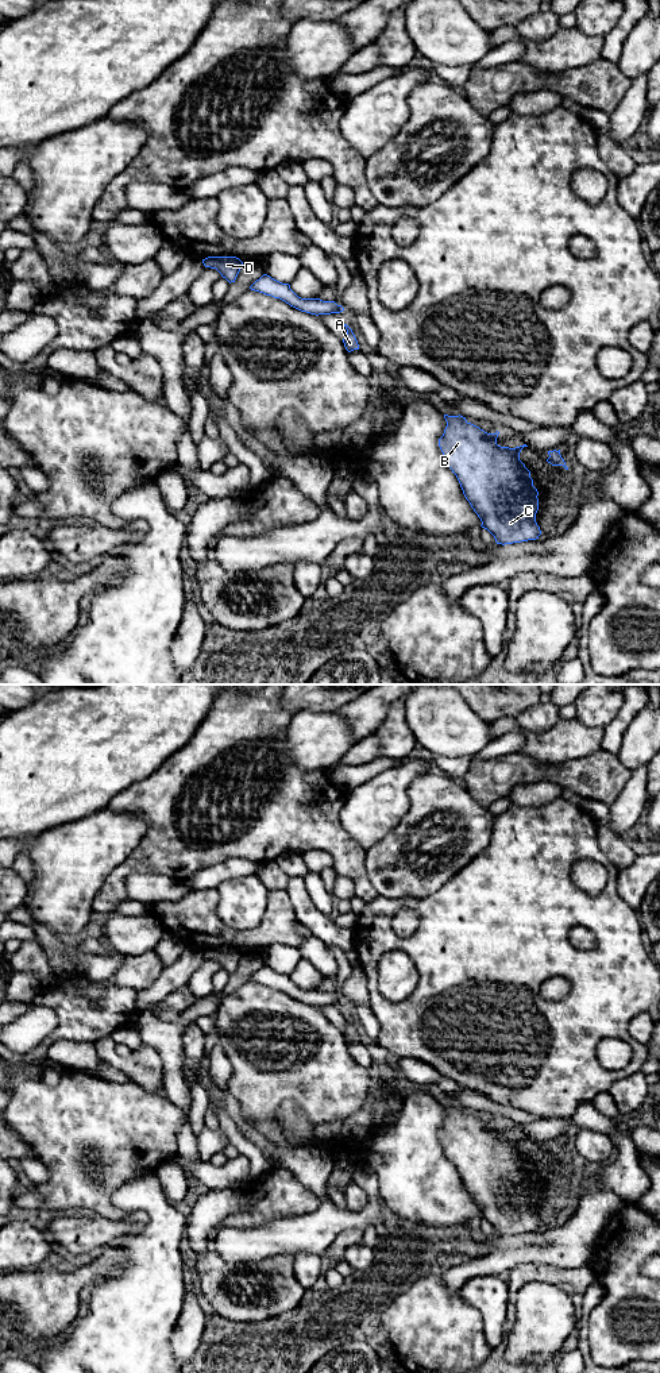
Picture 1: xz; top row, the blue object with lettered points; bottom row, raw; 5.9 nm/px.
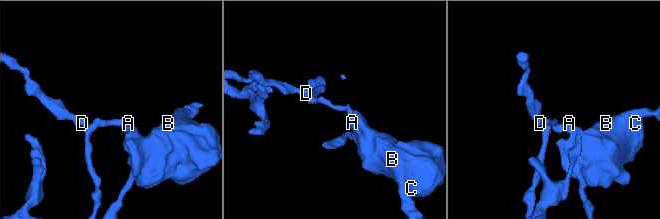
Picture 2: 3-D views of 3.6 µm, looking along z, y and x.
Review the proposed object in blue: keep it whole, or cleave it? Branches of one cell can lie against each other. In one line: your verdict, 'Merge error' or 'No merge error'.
Merge error

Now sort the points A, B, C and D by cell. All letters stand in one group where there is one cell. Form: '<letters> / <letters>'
A B C / D

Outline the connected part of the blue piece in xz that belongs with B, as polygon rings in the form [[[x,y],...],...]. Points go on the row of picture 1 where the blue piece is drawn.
[[[444,414],[447,427],[439,439],[445,464],[456,475],[466,500],[497,544],[513,544],[536,540],[541,535],[536,522],[539,491],[533,486],[530,471],[520,460],[520,452],[526,444],[509,448],[497,444],[499,432],[487,433],[468,423],[463,416]]]

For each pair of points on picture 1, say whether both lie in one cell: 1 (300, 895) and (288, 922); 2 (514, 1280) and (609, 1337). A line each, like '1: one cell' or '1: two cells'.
1: two cells
2: two cells

